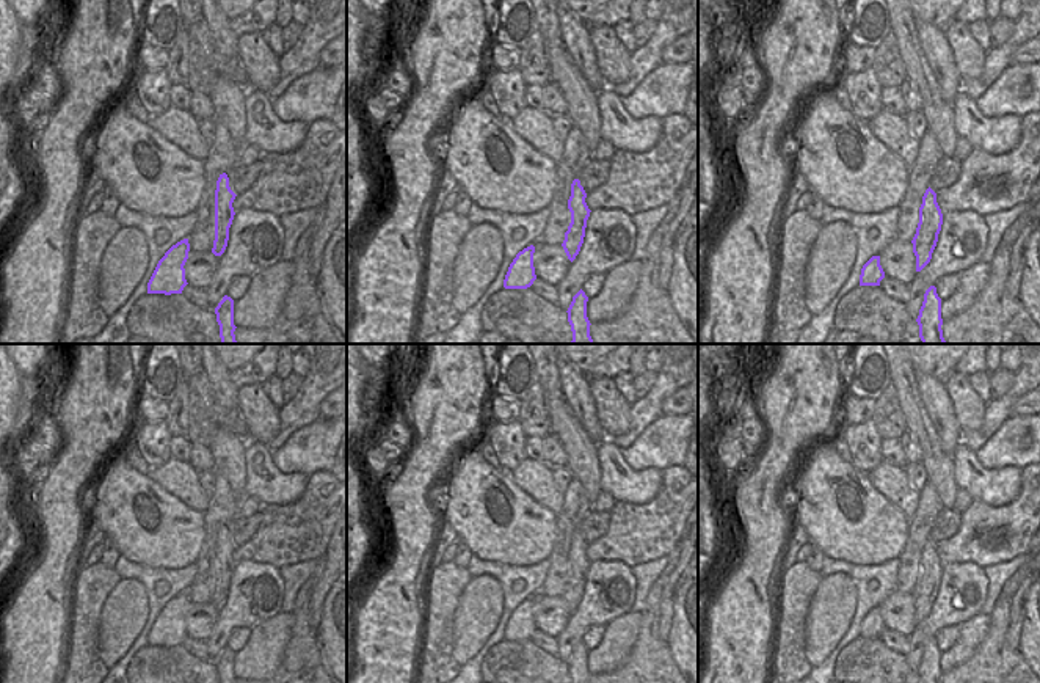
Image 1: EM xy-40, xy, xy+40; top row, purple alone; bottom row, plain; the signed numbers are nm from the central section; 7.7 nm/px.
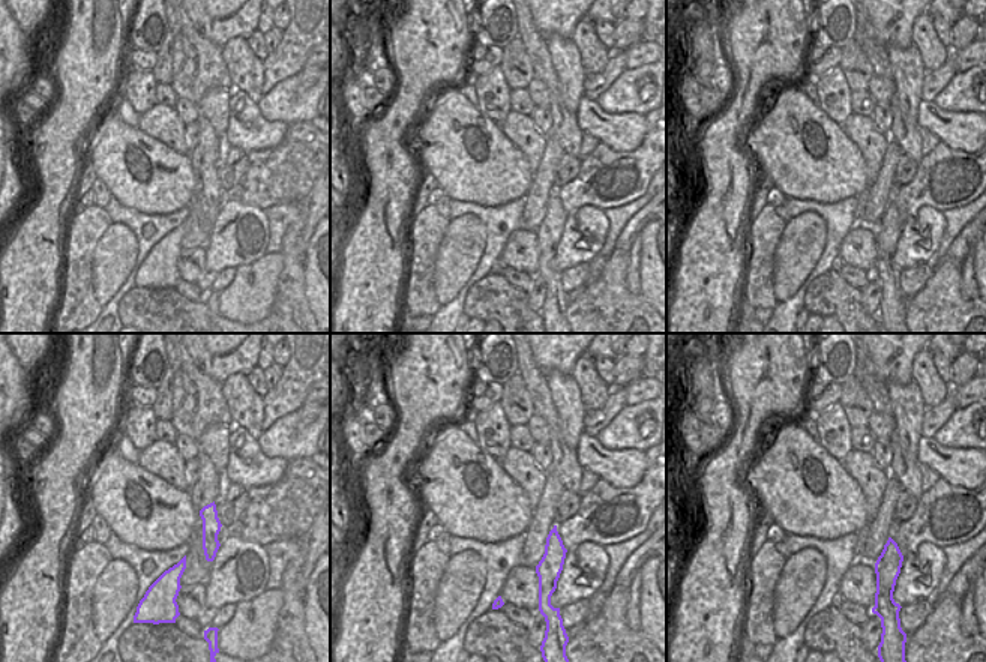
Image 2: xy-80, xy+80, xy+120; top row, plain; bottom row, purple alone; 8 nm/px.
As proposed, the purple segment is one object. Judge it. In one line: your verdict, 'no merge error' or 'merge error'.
no merge error

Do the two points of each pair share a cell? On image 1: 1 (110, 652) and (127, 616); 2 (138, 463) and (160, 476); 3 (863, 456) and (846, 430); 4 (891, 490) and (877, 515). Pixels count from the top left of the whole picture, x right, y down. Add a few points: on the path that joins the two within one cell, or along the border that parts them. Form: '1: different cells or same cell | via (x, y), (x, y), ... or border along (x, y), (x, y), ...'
1: same cell | via (115, 642), (120, 625)
2: different cells | border along (151, 468), (146, 474)
3: same cell | via (863, 449), (852, 437)
4: different cells | border along (868, 473), (869, 482), (909, 520)

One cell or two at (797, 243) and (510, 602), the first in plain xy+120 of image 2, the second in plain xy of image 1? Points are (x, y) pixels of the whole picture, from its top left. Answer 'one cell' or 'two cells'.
two cells

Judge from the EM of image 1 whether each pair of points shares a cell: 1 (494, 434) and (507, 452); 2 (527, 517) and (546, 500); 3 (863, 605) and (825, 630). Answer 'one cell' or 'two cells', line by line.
1: one cell
2: two cells
3: two cells

